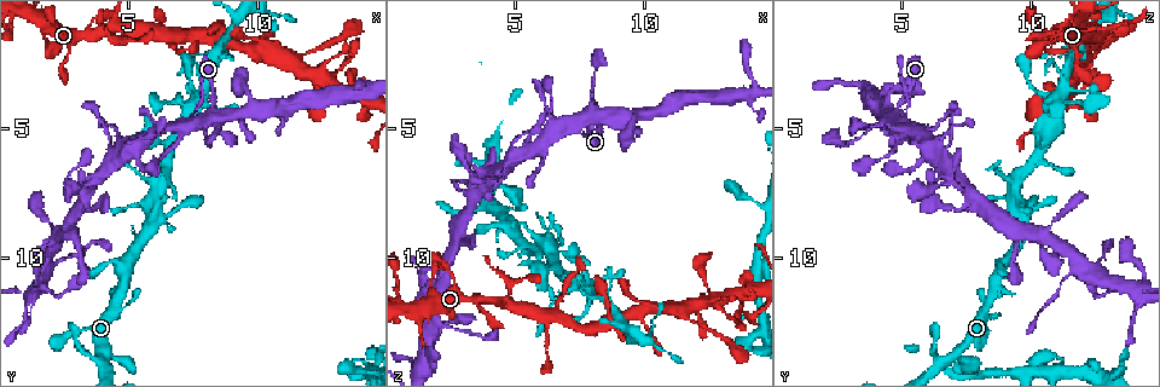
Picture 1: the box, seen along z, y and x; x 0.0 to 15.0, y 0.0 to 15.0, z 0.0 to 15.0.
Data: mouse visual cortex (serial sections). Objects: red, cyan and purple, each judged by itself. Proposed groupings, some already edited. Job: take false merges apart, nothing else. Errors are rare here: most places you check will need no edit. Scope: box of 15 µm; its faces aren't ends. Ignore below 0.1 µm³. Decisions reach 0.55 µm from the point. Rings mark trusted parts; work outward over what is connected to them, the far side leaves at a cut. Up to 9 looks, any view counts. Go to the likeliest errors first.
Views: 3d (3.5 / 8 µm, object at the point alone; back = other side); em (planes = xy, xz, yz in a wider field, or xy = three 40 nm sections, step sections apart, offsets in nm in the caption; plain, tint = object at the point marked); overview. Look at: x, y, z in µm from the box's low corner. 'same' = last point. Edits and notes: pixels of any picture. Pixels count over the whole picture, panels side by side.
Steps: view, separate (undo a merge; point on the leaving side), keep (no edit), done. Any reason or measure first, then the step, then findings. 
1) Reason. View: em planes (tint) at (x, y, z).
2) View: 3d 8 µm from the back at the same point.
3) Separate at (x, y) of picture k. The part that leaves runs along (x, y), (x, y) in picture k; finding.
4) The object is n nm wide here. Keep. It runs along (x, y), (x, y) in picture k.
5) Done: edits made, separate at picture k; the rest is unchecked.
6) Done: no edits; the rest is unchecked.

Four arms meet. View: 3d 3.5 µm from the back at (8.3, 4.3, 4.8).

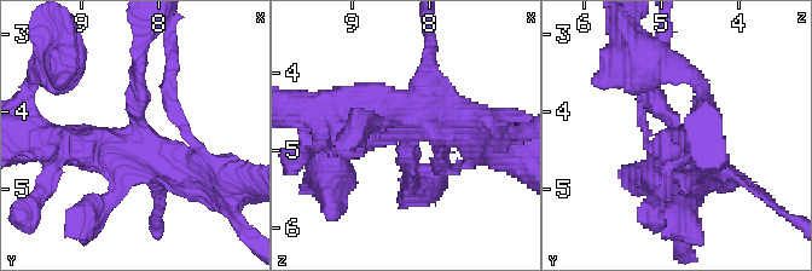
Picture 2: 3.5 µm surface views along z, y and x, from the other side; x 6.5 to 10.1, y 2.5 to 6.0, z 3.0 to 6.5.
4 arms meet here; the arms are 200, 200, 450, 500 nm wide. View: em xy step 2 (tint) at (8.20, 4.25, 4.80).

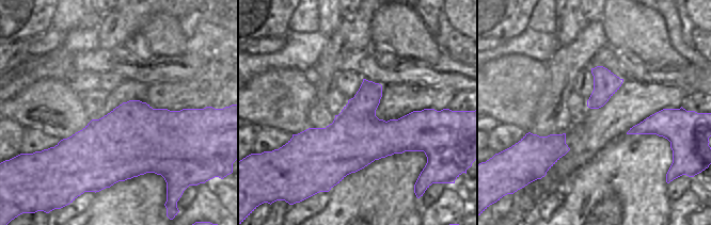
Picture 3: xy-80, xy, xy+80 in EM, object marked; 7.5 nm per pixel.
Keep. It runs along (631, 61), (678, 131), (690, 176) in picture 2; continuous, no second cell.

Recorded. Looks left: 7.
Abrupt turn. View: 3d 3.5 µm at (6.0, 5.1, 10.7).

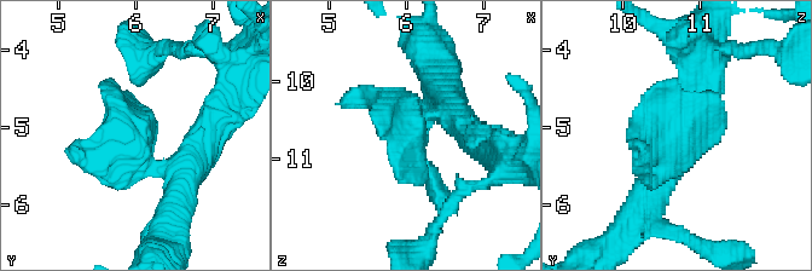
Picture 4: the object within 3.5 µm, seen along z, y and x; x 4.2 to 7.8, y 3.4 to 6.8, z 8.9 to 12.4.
View: em xy step 2 (tint) at (6.05, 5.20, 10.65).

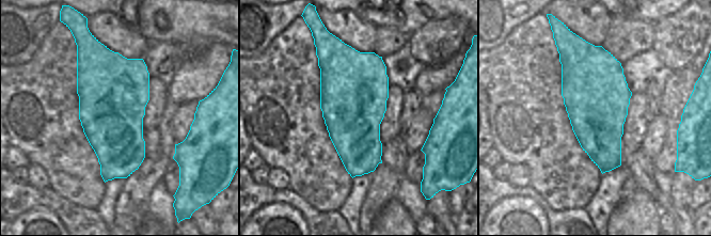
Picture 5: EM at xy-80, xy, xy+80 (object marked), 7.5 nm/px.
Keep. Continuous, no second cell.

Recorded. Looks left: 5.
Abrupt turn. View: 3d 3.5 µm from the back at (8.2, 5.6, 2.7).

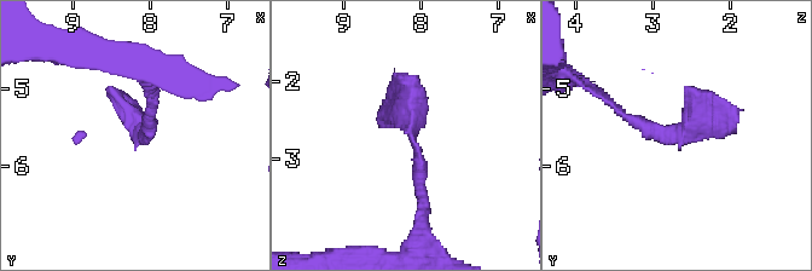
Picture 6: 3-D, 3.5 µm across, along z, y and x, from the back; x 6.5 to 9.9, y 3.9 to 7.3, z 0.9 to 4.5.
View: em xy step 3 (plain) at (8.10, 5.60, 2.75).

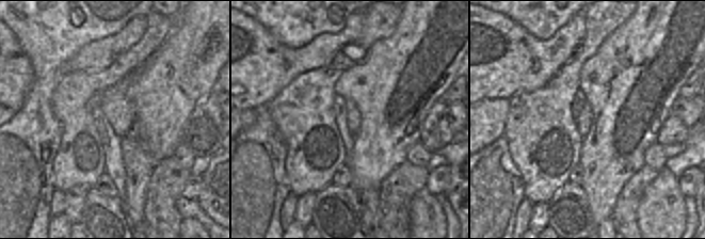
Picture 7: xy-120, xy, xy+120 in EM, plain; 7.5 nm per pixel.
View: em xy step 3 (tint) at the same point.

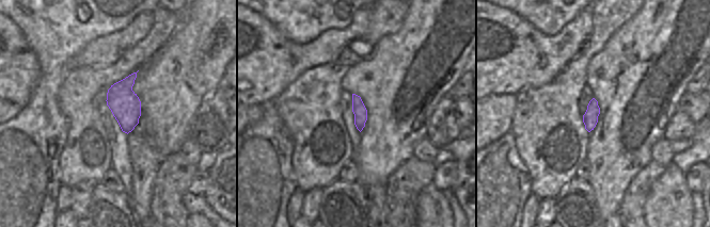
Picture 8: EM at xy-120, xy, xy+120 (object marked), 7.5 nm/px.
The object is 100 nm wide here. Keep. It runs along (425, 203), (411, 120), (381, 126) in picture 6; all the same cell.

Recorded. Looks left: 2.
Thick turns thin. View: 3d 8 µm at (4.8, 1.2, 11.8).

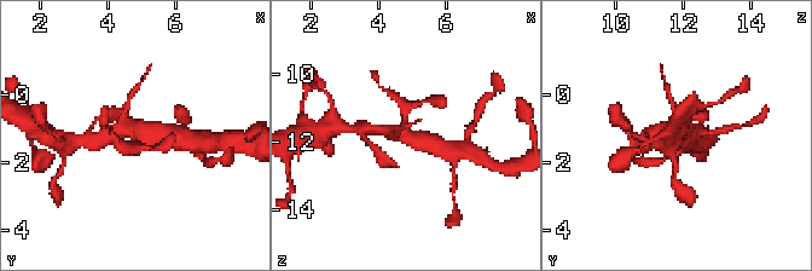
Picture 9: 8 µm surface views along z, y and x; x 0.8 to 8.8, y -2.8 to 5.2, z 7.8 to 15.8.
4 arms meet here; the arms are 200, 200, 300, 500 nm wide; now the EM. View: em xy step 2 (tint) at (4.6, 1.1, 11.7).

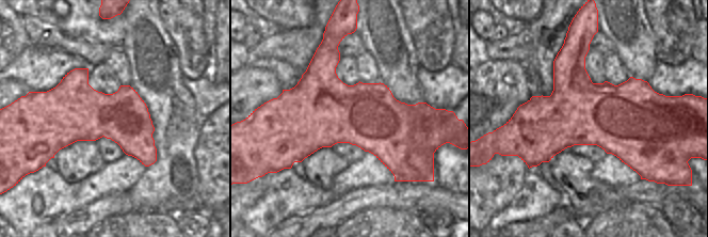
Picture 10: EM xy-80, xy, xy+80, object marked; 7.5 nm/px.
Keep. It runs along (369, 128), (434, 143) in picture 9; one cell here.

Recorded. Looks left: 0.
Done: no edits; the rest is unchecked.

